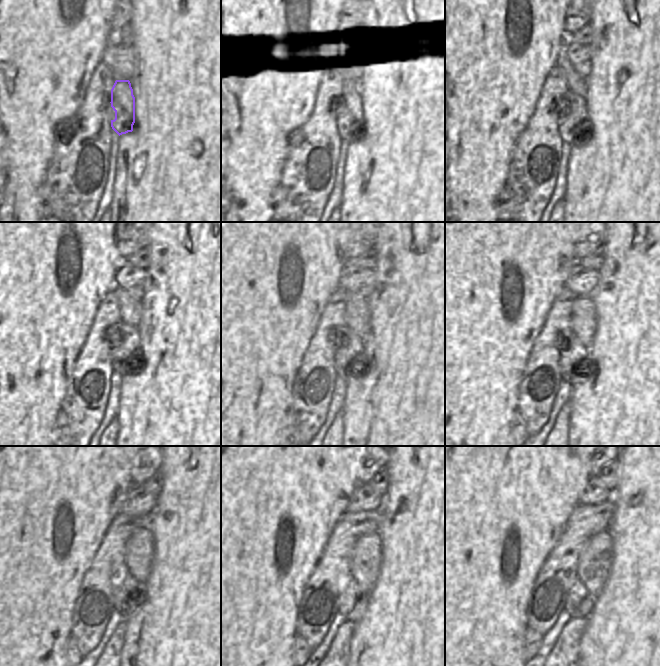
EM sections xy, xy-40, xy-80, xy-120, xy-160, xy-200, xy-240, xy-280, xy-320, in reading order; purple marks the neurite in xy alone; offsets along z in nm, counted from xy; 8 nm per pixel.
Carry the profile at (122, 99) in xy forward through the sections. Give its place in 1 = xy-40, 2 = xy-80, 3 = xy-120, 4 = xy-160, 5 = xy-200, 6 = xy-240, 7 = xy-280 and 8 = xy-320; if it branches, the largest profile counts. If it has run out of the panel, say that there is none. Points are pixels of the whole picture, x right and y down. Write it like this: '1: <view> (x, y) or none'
1: xy-40 (350, 123)
2: xy-80 (574, 126)
3: xy-120 (126, 357)
4: xy-160 (349, 356)
5: xy-200 (575, 367)
6: xy-240 (127, 598)
7: xy-280 (353, 602)
8: xy-320 (578, 604)

